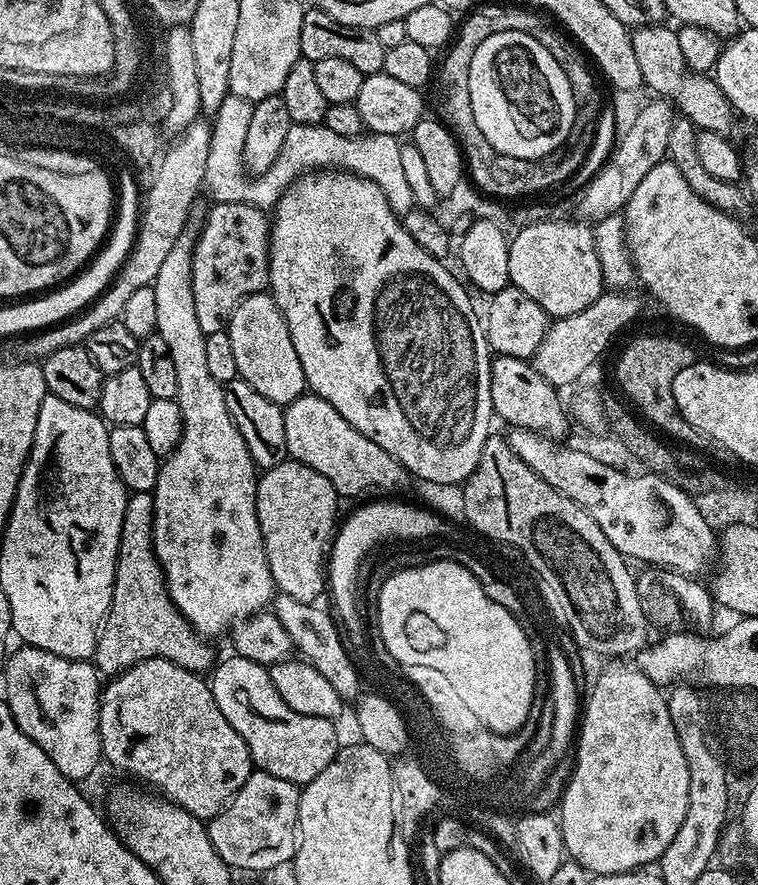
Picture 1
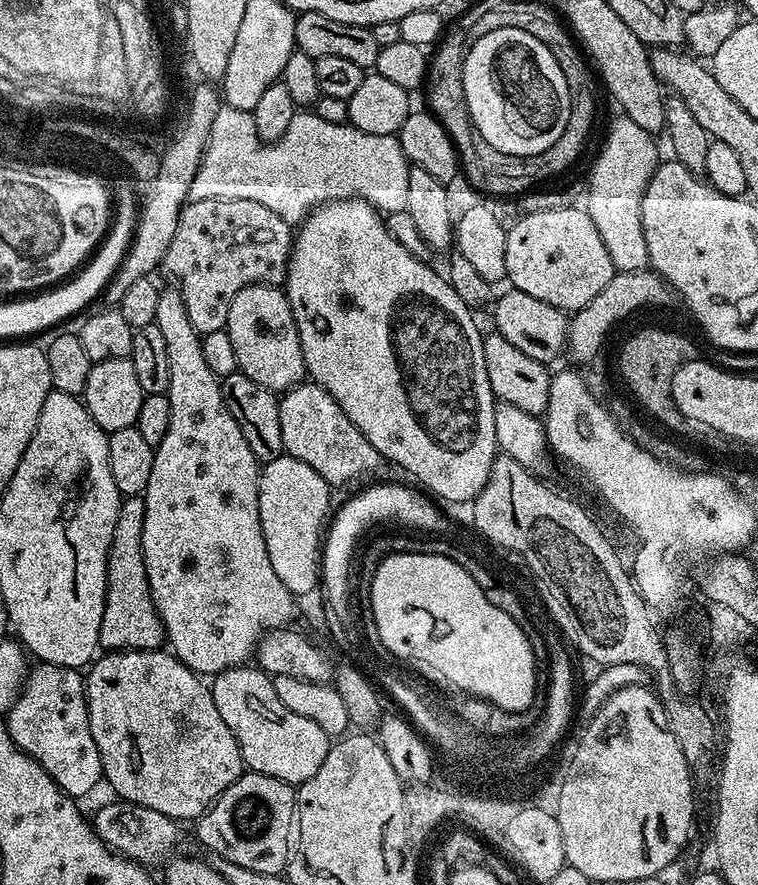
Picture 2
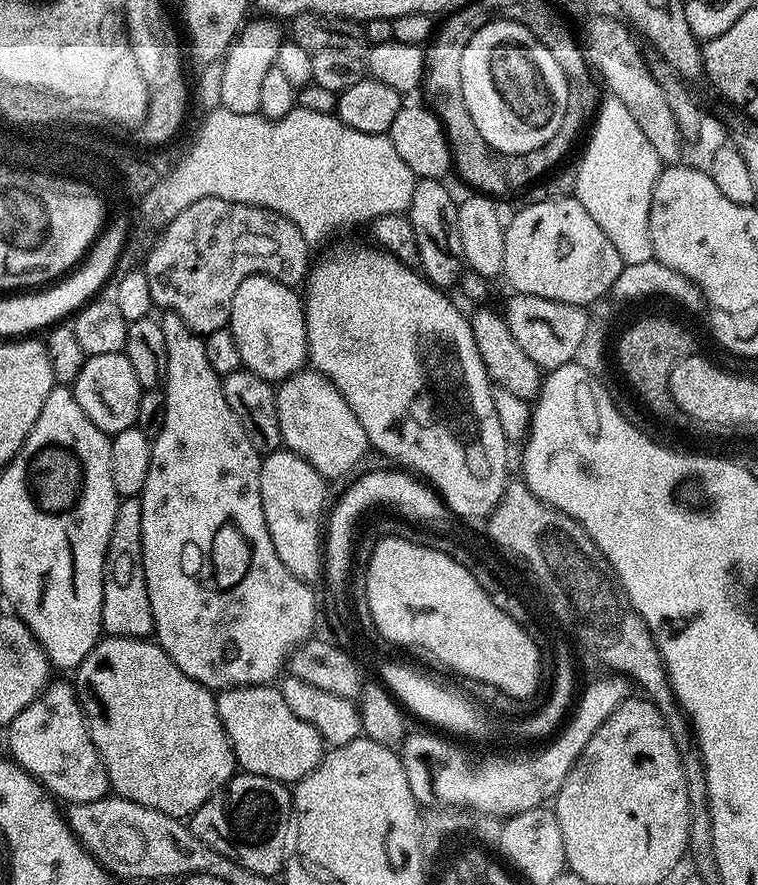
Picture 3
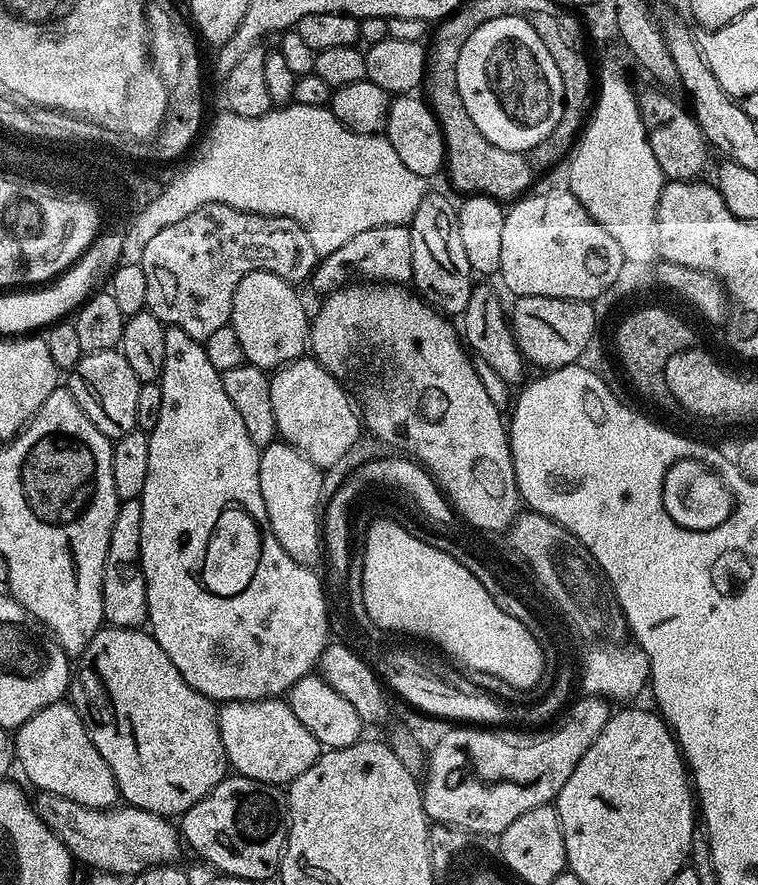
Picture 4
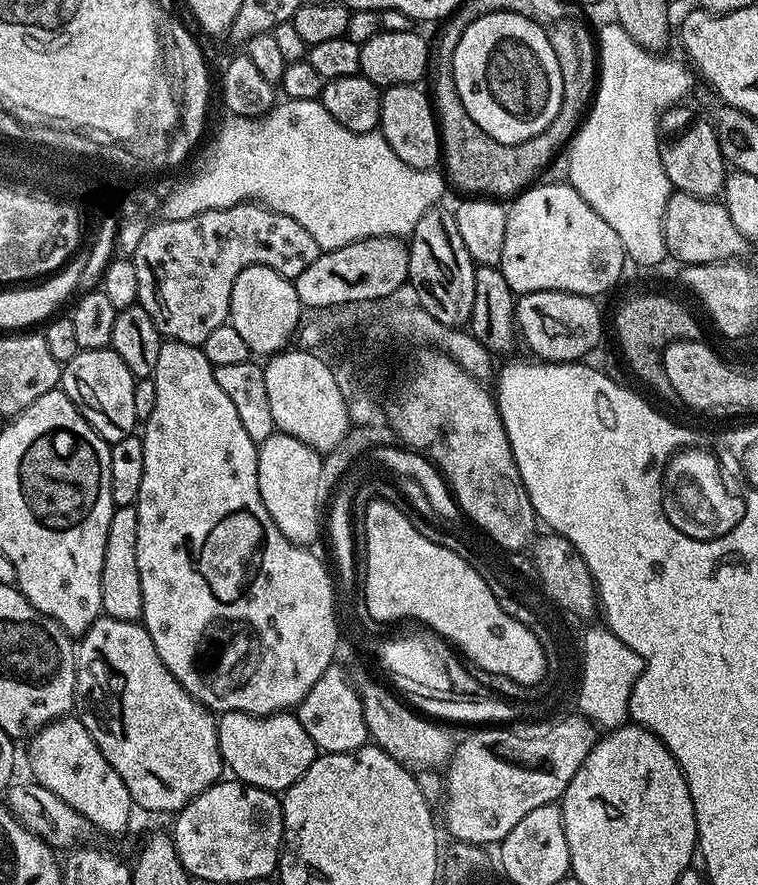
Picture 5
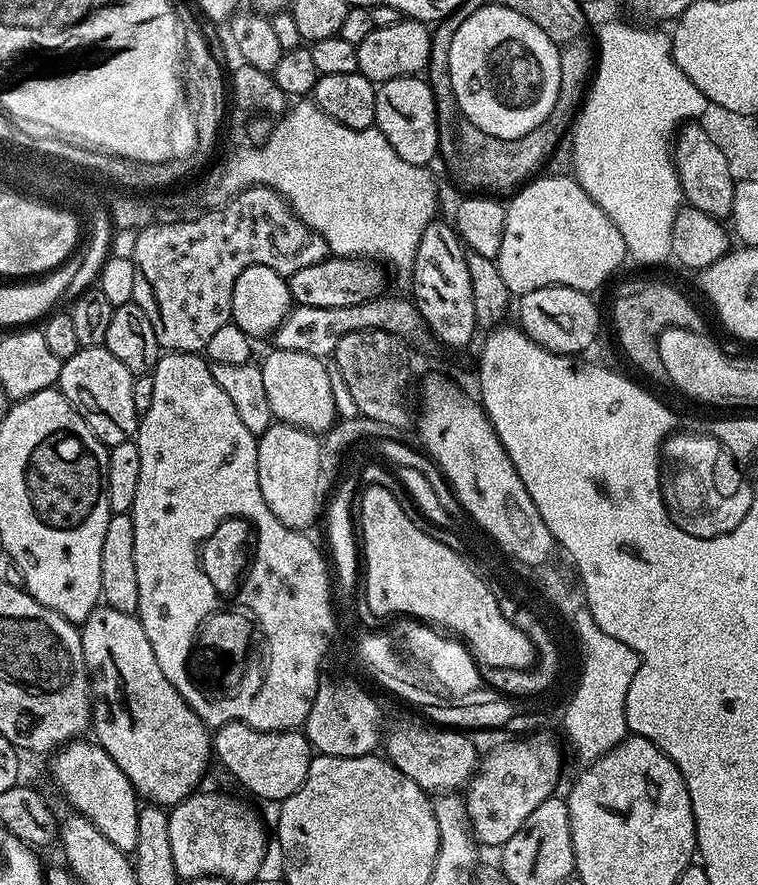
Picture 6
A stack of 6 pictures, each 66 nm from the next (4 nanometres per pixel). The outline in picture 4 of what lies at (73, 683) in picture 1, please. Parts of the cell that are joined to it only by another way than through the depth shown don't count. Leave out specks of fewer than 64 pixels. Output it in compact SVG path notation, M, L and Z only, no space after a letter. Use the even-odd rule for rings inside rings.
M71 703L51 704L22 722L22 726L14 732L14 760L18 768L20 764L25 778L33 784L33 789L58 794L62 798L70 798L70 802L91 808L111 808L120 800L120 791L110 766L106 766L106 758L98 754L98 746L94 746L78 710Z

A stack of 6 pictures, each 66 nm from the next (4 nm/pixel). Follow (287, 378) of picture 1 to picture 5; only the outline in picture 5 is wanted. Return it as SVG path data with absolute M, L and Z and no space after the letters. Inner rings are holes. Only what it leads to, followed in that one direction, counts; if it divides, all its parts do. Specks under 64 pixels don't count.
M250 266L238 274L230 294L228 318L234 330L238 330L238 334L246 341L253 357L271 358L285 351L293 343L301 315L302 305L295 283L270 270L270 266Z

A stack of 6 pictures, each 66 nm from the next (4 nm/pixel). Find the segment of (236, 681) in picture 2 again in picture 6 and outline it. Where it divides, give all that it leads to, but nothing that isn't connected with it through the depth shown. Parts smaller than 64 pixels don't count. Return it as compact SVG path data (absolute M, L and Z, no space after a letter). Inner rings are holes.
M242 722L224 724L214 732L214 756L220 764L245 788L260 800L279 802L290 798L306 782L314 749L303 731L263 732Z

